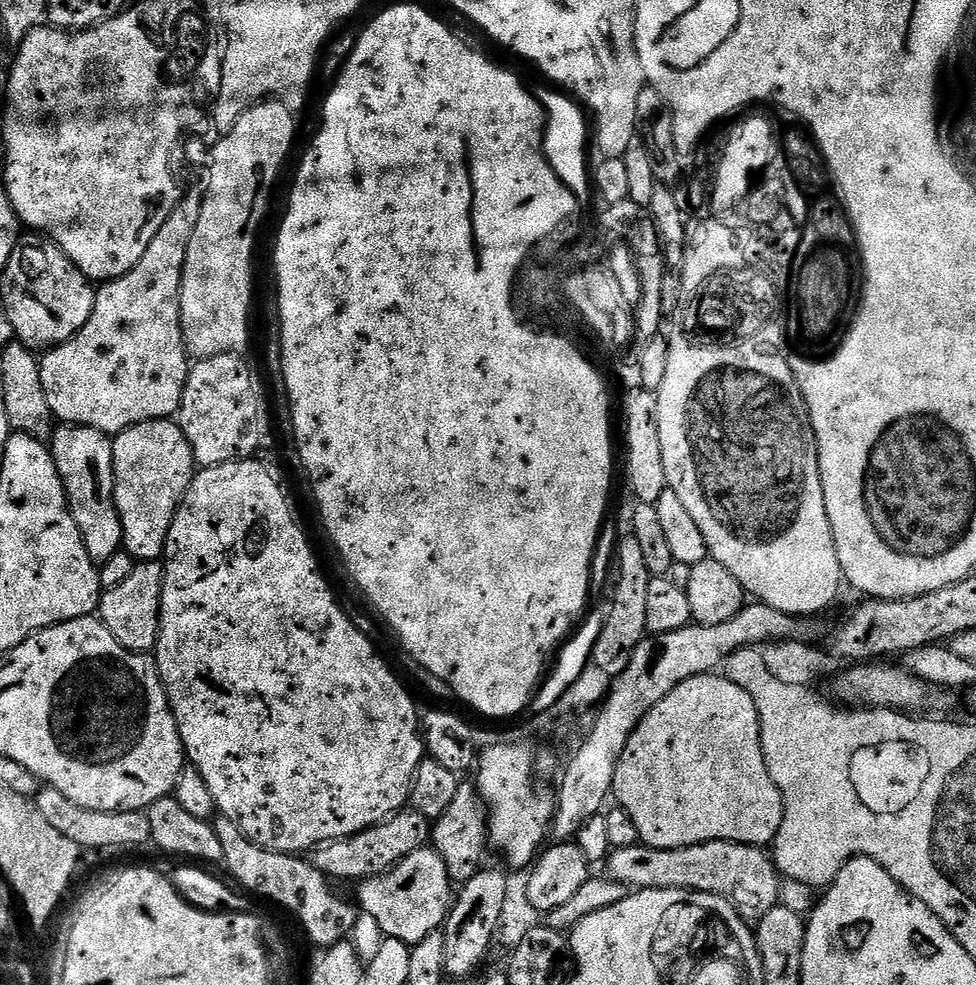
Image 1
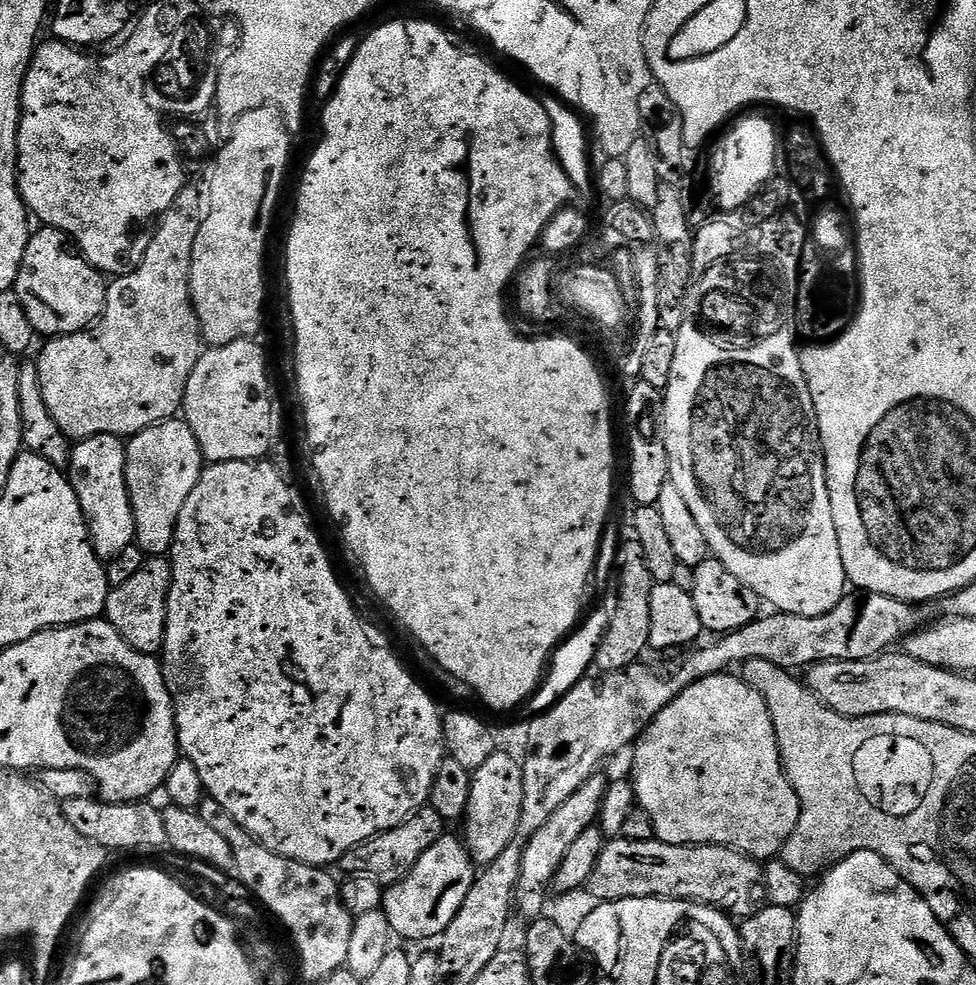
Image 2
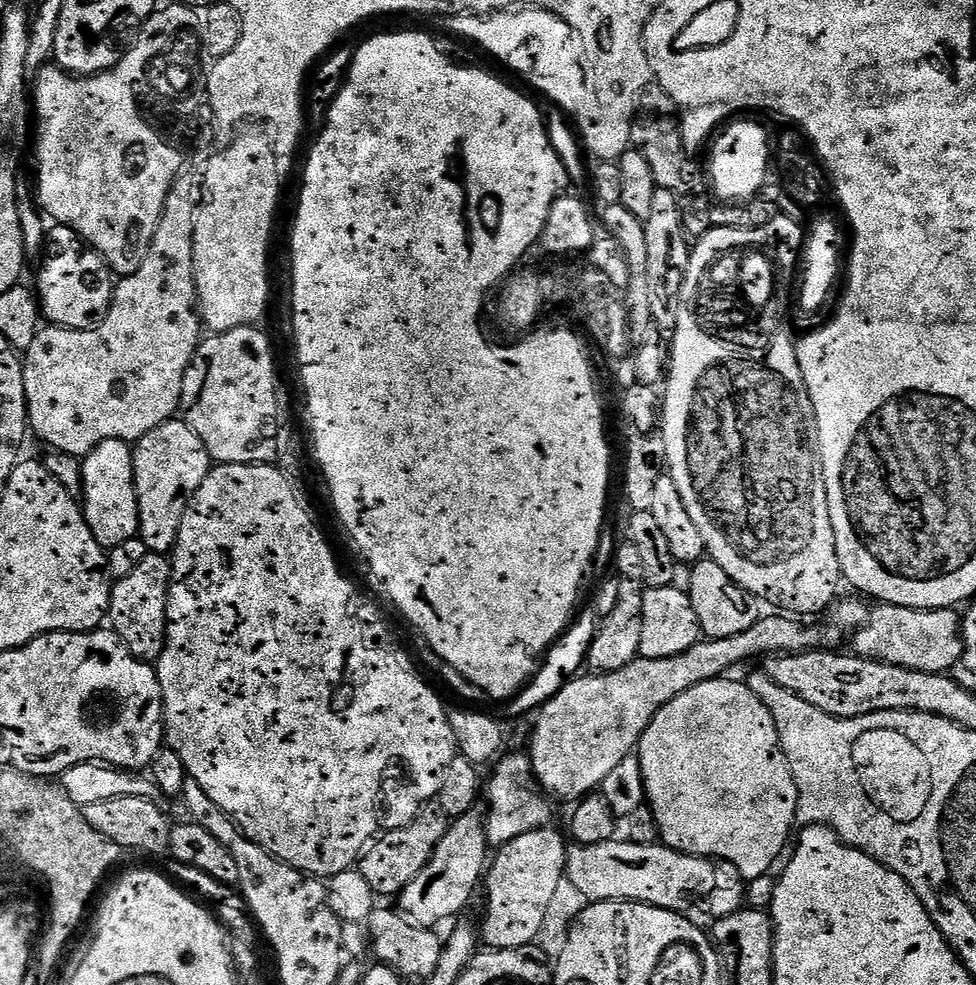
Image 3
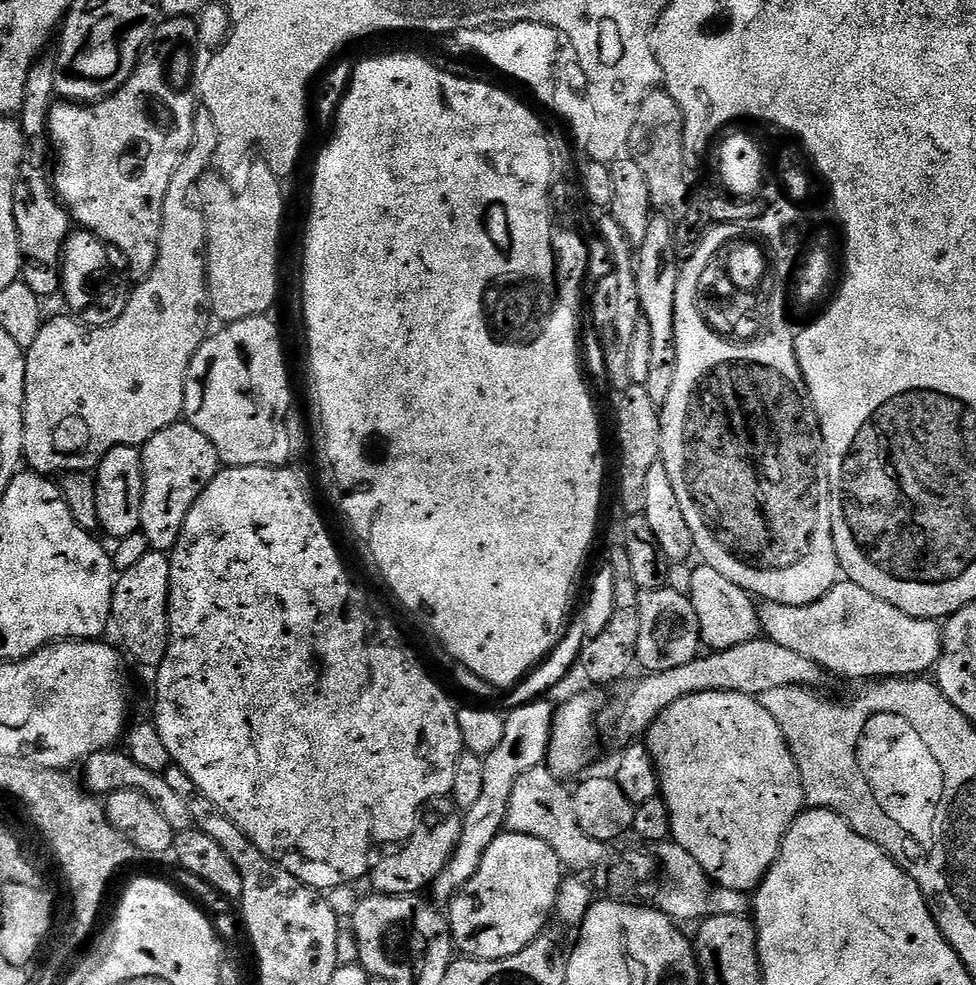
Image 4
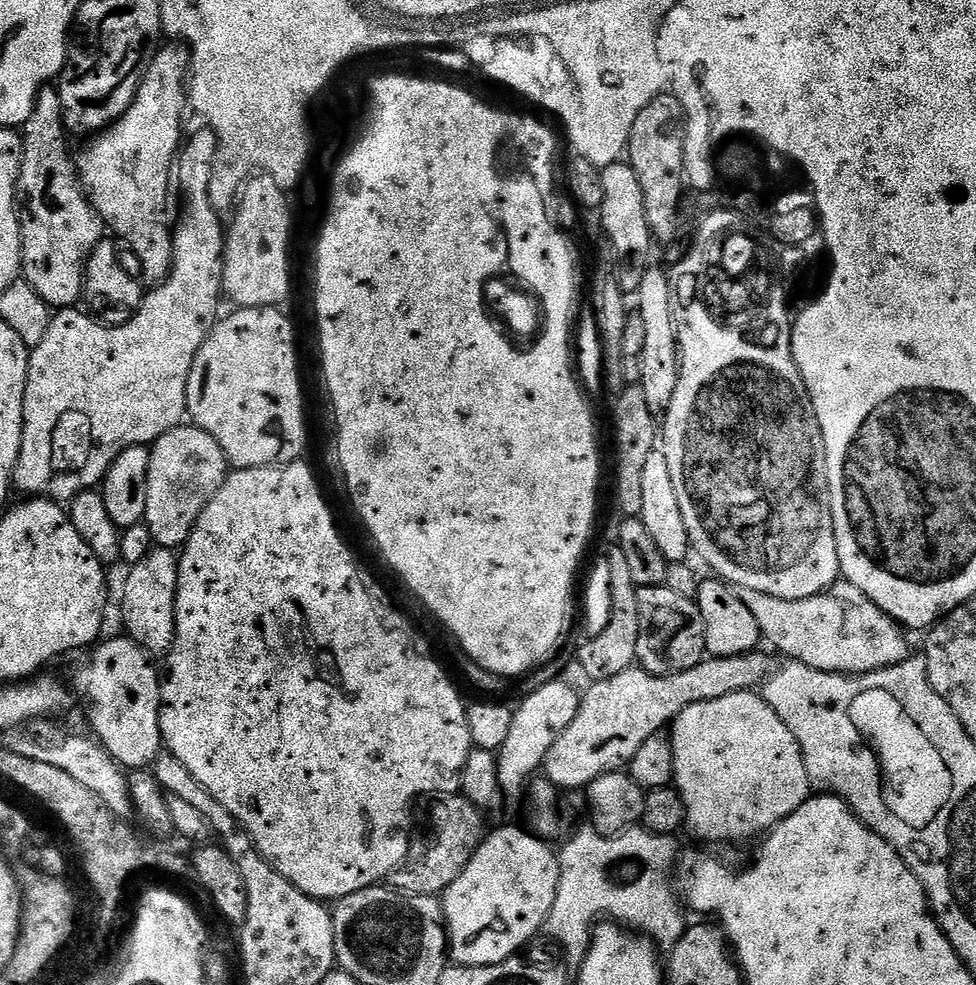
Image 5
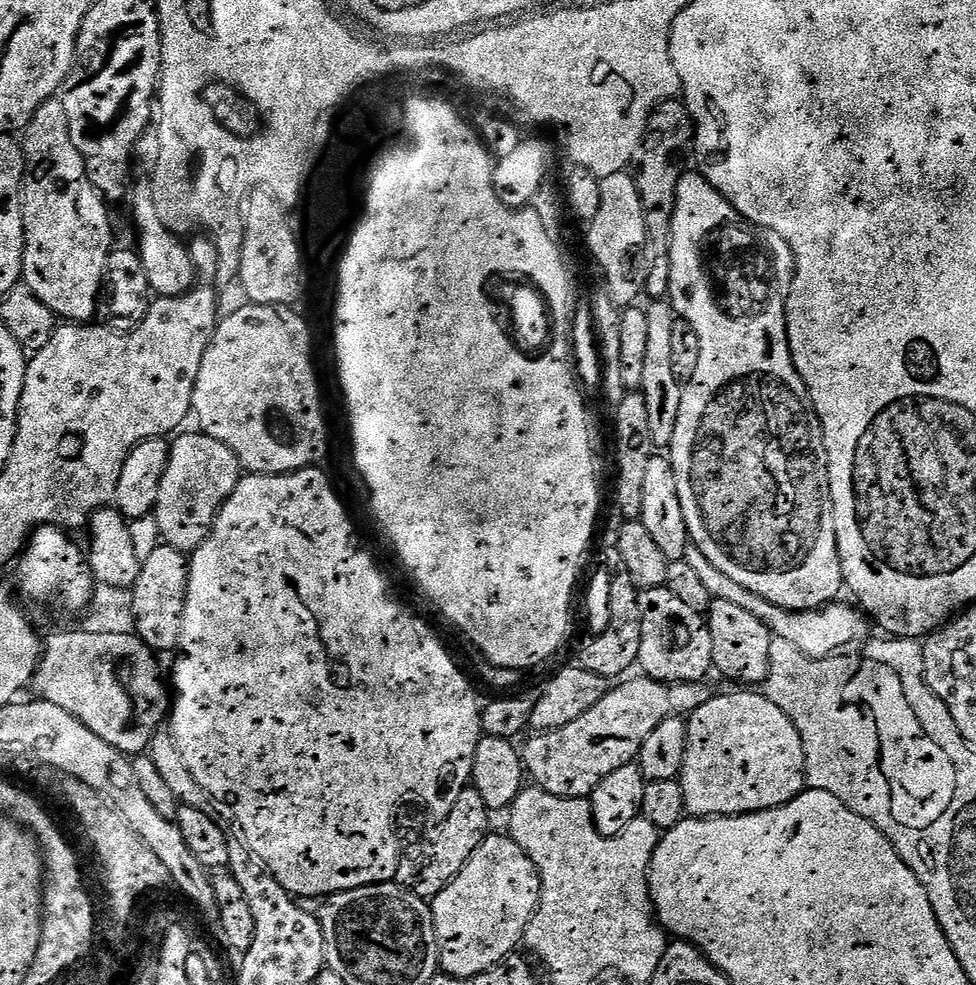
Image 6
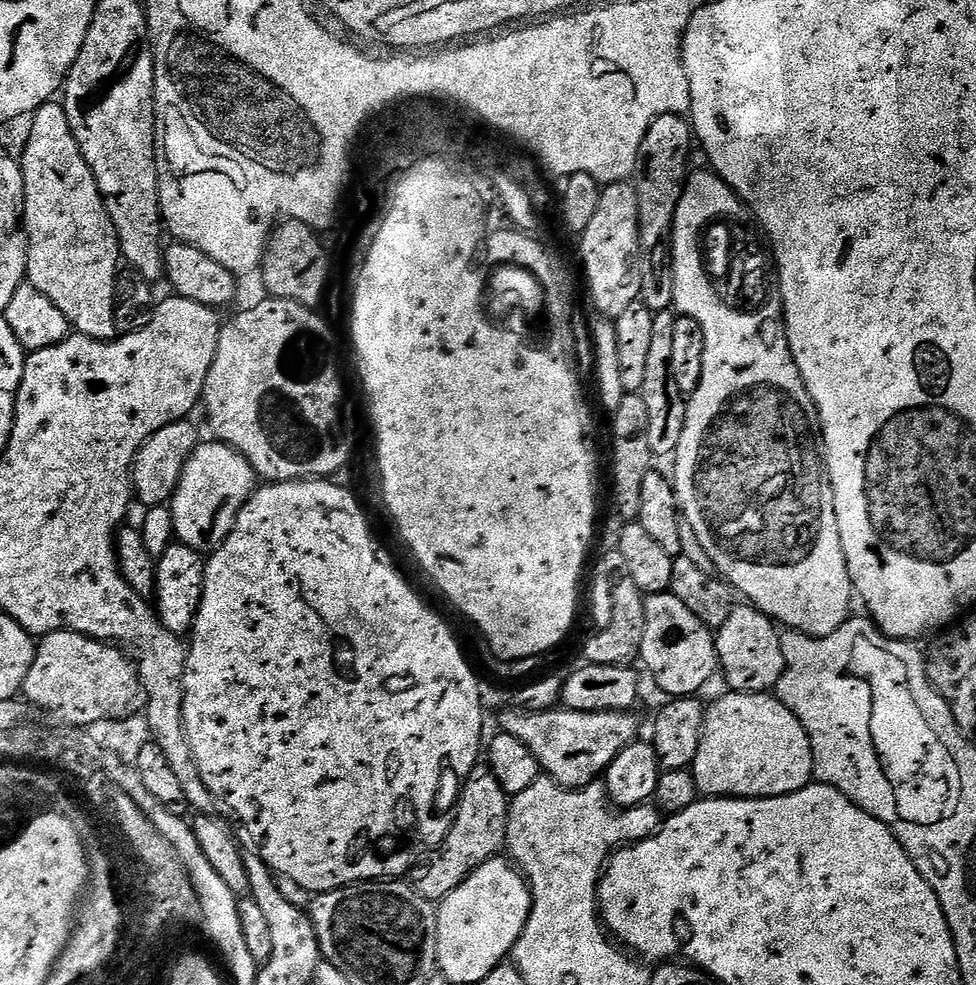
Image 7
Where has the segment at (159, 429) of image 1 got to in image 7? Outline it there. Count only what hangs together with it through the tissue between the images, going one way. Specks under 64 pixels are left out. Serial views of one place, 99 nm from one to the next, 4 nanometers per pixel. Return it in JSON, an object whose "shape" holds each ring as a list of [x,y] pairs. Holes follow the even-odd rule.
{"shape":[[[215,438],[209,441],[209,444],[197,443],[196,449],[190,454],[182,470],[182,476],[170,501],[176,540],[201,554],[211,554],[222,546],[222,542],[226,542],[226,538],[236,525],[242,506],[258,487],[257,474],[241,452],[234,451],[229,444],[221,444]]]}

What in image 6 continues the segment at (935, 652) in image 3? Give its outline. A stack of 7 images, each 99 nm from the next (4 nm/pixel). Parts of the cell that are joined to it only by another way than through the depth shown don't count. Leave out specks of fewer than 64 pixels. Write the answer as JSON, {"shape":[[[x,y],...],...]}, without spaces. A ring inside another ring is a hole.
{"shape":[[[690,546],[686,550],[683,560],[697,572],[700,580],[706,585],[706,590],[712,600],[734,602],[734,606],[742,606],[742,610],[749,611],[750,614],[754,614],[754,618],[763,622],[773,636],[794,642],[798,646],[798,650],[802,650],[807,656],[813,656],[819,660],[823,656],[835,656],[851,649],[848,648],[851,644],[859,645],[869,635],[869,633],[867,634],[868,624],[870,625],[869,617],[859,607],[851,608],[848,604],[833,602],[824,605],[823,608],[809,608],[806,612],[792,612],[789,608],[780,608],[776,604],[770,603],[769,600],[763,600],[761,596],[754,594],[754,590],[746,590],[746,586],[734,582],[734,578],[722,574],[722,570],[718,570],[718,566],[714,566],[714,562],[710,562],[710,558],[706,558],[706,554],[702,554],[702,550],[698,550],[695,546]]]}

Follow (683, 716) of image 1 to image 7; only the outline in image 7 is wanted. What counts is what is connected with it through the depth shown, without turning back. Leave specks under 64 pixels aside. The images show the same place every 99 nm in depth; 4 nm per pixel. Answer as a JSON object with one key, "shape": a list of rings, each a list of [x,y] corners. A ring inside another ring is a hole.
{"shape":[[[767,692],[725,693],[707,705],[698,754],[690,769],[701,797],[774,798],[813,783],[810,738],[790,709]]]}

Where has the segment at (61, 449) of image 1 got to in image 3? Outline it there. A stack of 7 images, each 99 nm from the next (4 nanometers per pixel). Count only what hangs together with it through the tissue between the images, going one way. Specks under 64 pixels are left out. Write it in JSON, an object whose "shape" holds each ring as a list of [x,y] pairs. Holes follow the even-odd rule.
{"shape":[[[107,440],[94,446],[94,450],[83,457],[80,465],[84,483],[82,511],[94,538],[106,550],[119,546],[122,542],[130,542],[130,538],[137,536],[140,531],[133,451],[133,445],[129,441]]]}

